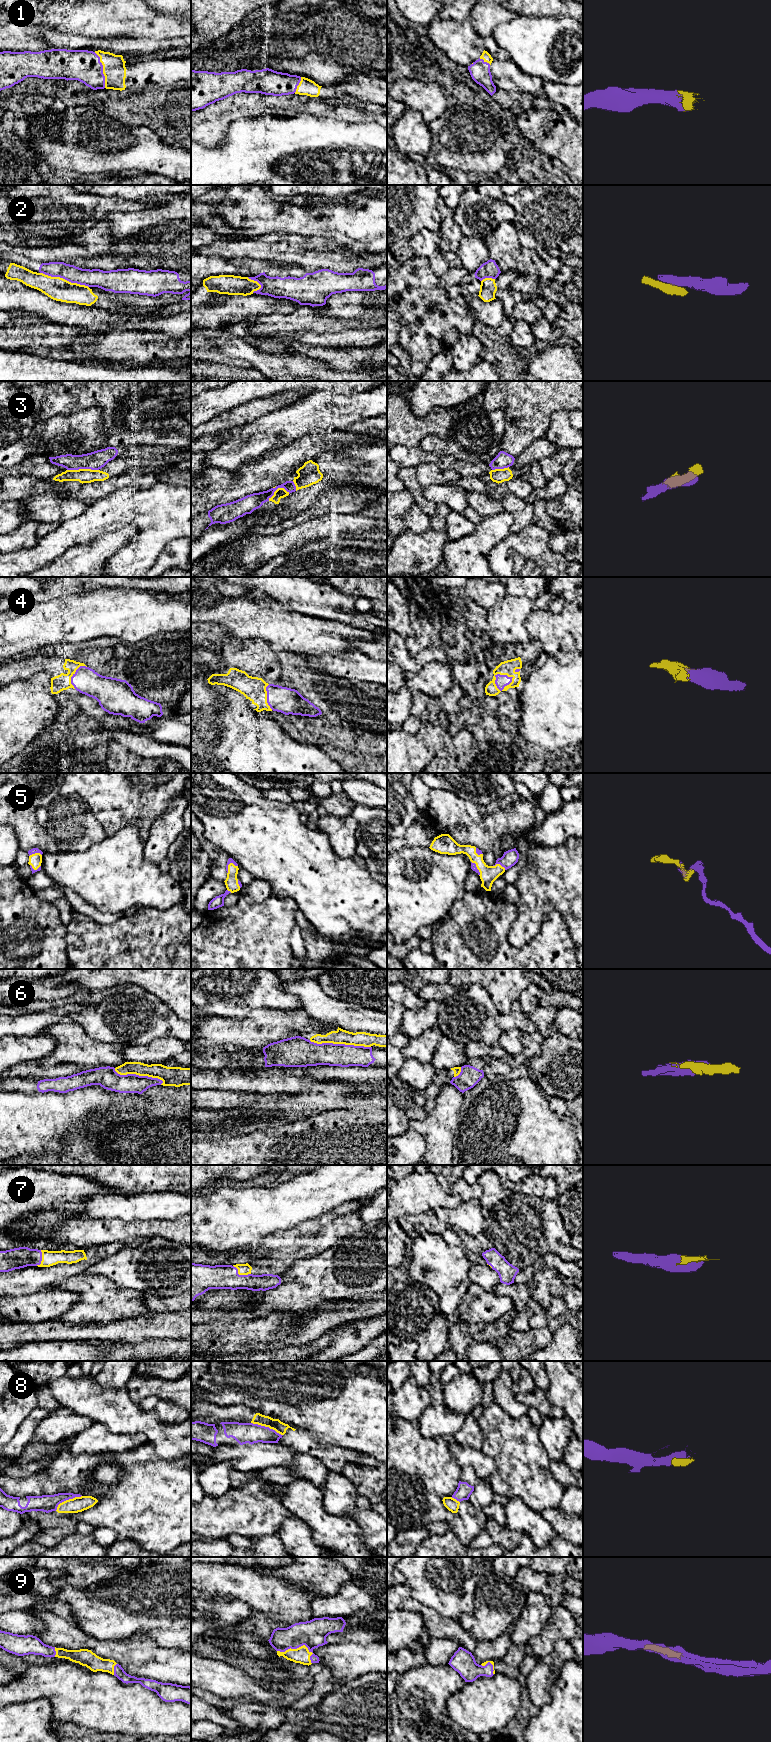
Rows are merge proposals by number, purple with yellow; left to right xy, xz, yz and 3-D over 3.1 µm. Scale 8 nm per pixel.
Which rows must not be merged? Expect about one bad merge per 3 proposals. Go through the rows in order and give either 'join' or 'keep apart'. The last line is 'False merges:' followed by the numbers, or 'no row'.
1: join
2: keep apart
3: keep apart
4: join
5: join
6: keep apart
7: join
8: keep apart
9: join
False merges: 2, 3, 6, 8

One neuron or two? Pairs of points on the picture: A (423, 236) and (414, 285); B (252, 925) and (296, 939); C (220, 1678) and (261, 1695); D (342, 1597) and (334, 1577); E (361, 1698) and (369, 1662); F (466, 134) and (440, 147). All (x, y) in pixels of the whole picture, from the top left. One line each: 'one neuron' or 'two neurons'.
A: two neurons
B: two neurons
C: one neuron
D: two neurons
E: two neurons
F: one neuron

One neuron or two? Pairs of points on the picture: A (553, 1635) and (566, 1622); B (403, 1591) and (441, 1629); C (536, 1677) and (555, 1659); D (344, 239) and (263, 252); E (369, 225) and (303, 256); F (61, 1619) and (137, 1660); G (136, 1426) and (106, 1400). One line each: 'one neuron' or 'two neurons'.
A: one neuron
B: one neuron
C: two neurons
D: two neurons
E: two neurons
F: one neuron
G: one neuron

